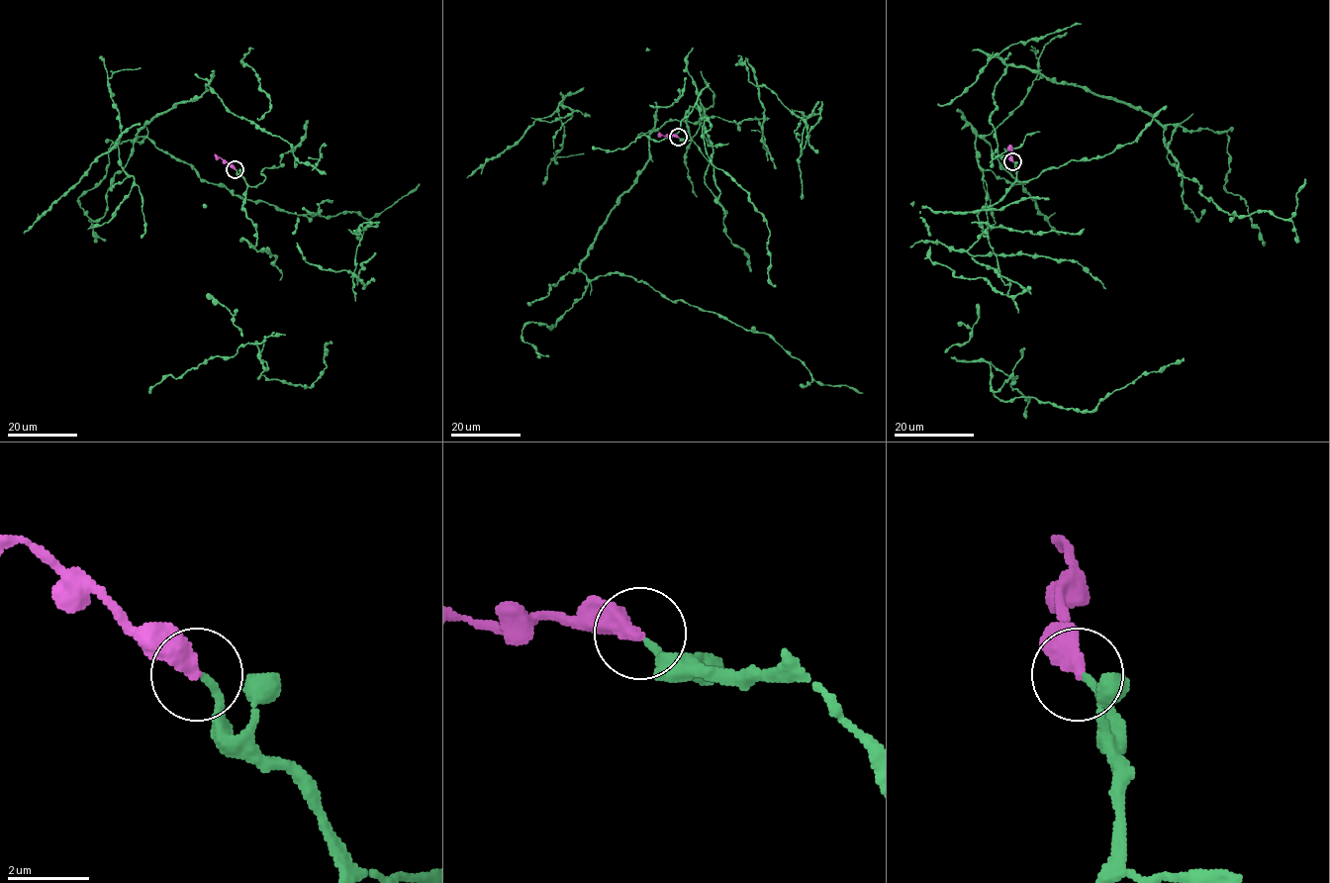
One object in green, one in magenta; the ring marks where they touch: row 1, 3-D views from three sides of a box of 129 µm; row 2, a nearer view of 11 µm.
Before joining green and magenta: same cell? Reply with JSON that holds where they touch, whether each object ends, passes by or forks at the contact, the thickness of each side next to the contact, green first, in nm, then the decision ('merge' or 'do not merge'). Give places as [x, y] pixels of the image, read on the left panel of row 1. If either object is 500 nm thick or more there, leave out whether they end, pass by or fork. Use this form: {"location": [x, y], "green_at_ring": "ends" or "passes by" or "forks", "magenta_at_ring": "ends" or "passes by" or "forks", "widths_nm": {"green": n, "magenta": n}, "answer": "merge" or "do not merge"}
{"location": [235, 169], "green_at_ring": "ends", "magenta_at_ring": "ends", "widths_nm": {"green": 170, "magenta": 460}, "answer": "merge"}

